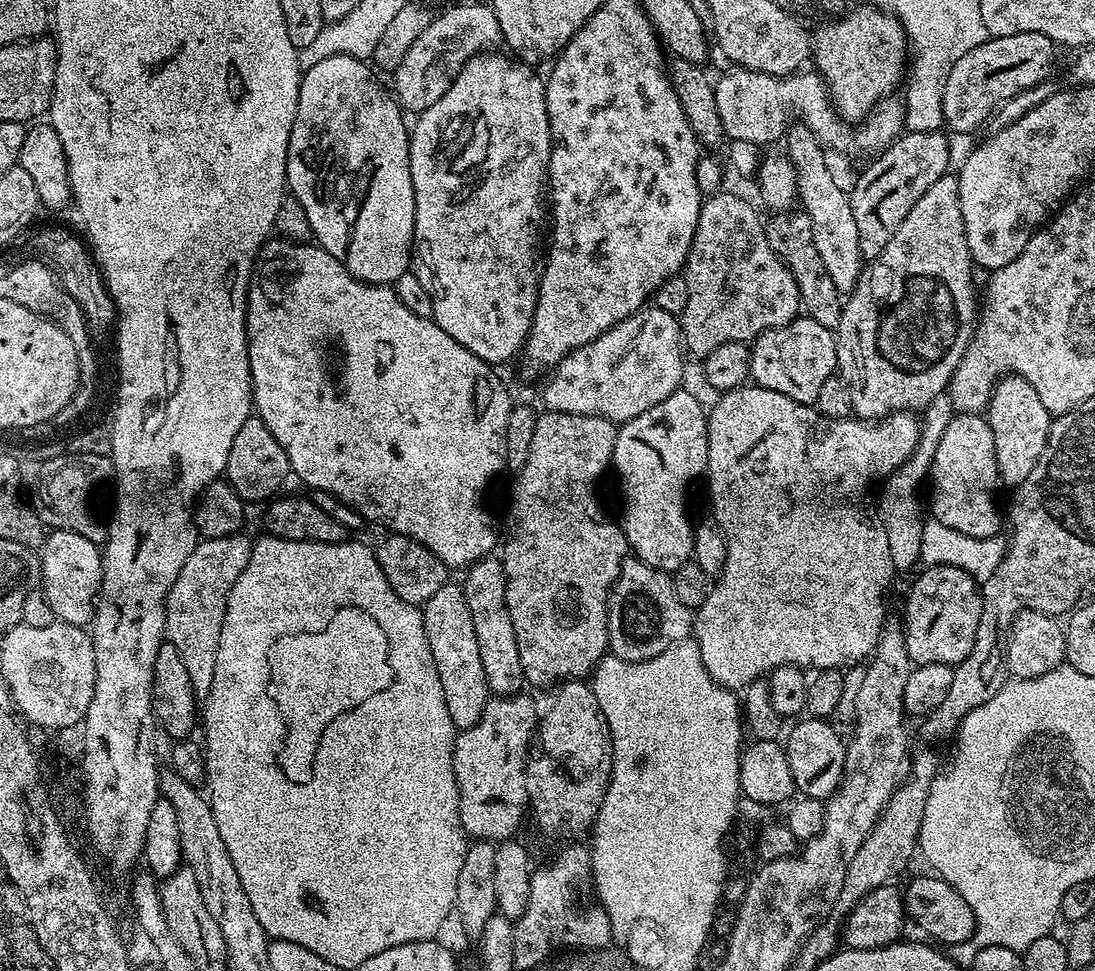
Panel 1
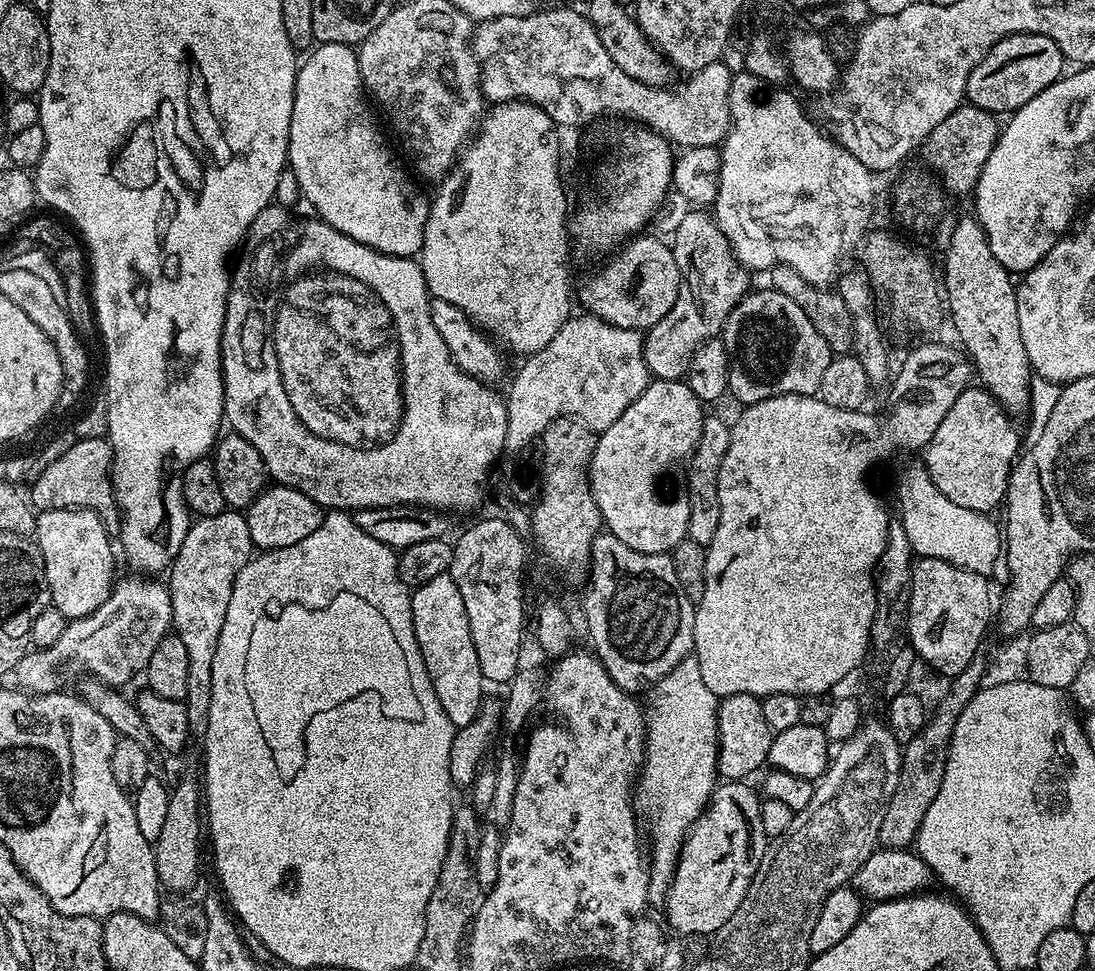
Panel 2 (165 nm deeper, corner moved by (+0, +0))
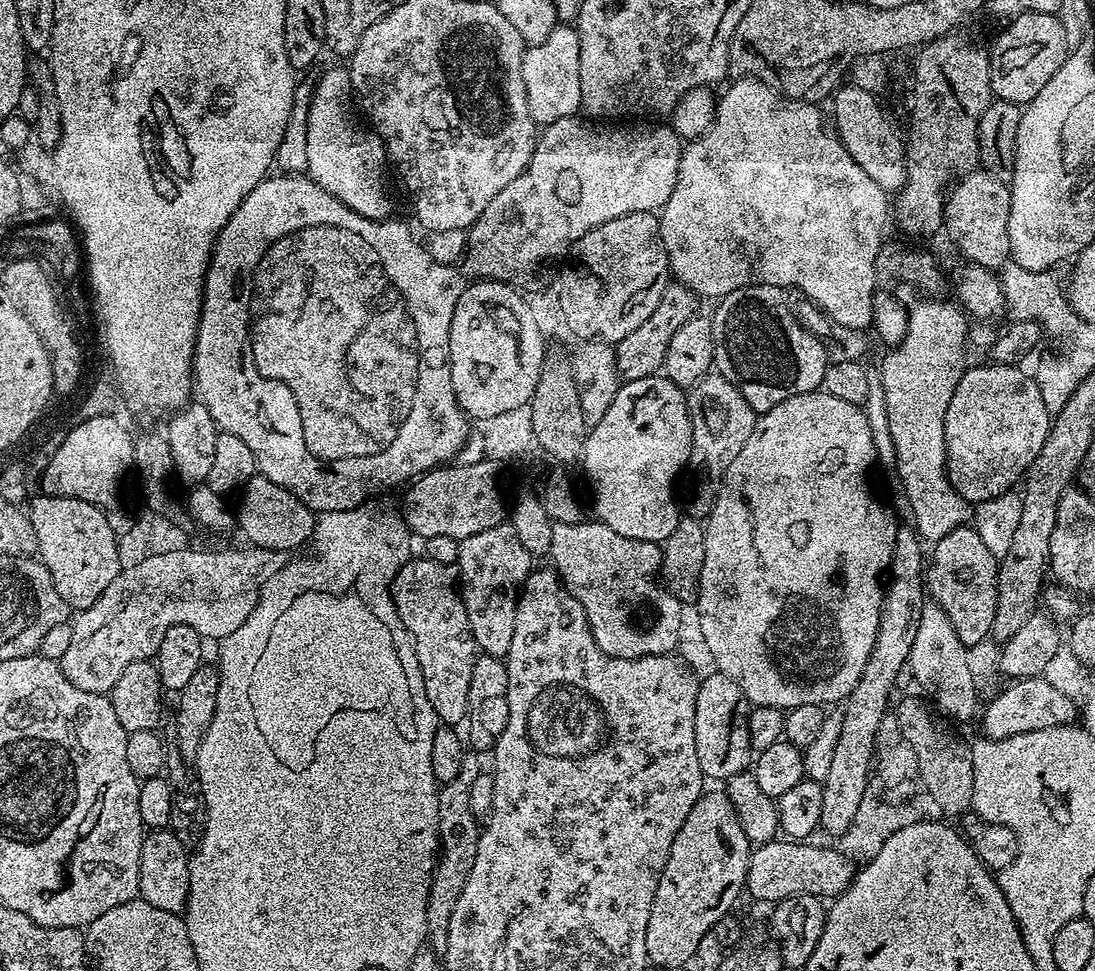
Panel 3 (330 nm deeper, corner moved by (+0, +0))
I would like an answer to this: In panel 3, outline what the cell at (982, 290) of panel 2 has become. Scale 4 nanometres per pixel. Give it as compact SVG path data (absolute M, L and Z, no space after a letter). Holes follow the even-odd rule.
M977 170L962 176L952 185L944 202L943 231L952 244L965 256L969 265L1000 270L1010 260L1010 206L1012 190L1005 181L989 172Z

